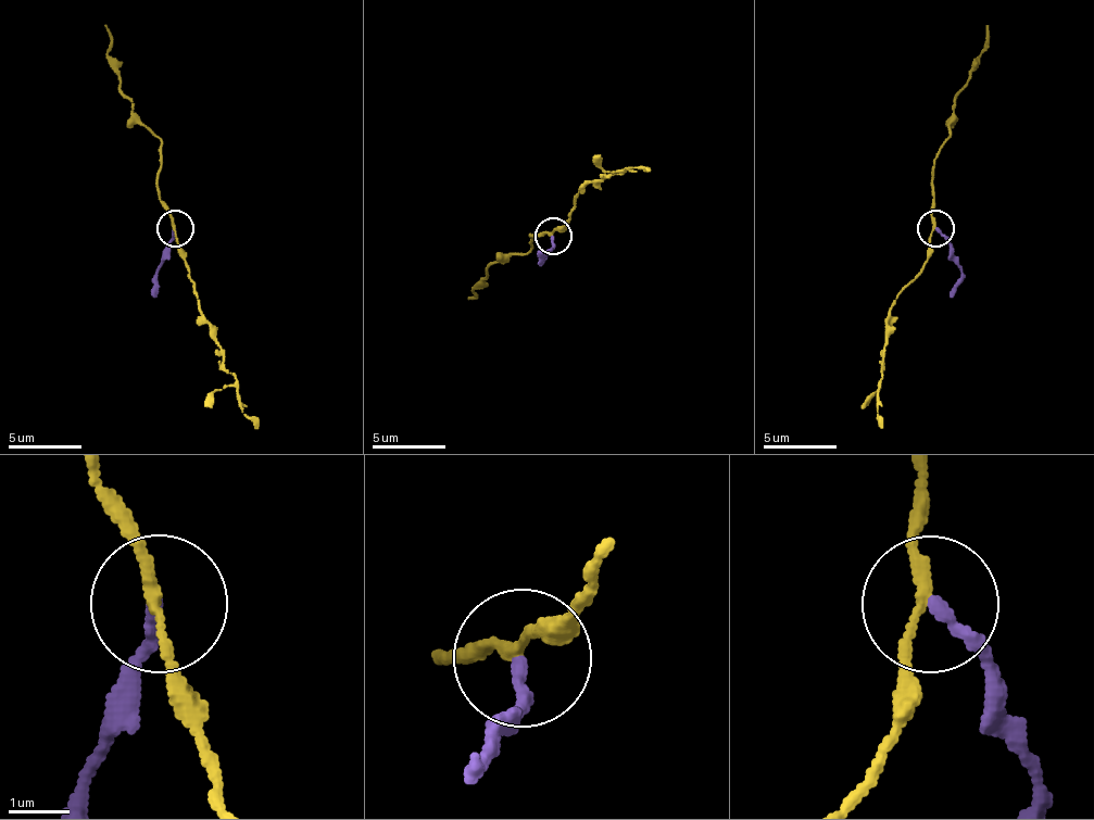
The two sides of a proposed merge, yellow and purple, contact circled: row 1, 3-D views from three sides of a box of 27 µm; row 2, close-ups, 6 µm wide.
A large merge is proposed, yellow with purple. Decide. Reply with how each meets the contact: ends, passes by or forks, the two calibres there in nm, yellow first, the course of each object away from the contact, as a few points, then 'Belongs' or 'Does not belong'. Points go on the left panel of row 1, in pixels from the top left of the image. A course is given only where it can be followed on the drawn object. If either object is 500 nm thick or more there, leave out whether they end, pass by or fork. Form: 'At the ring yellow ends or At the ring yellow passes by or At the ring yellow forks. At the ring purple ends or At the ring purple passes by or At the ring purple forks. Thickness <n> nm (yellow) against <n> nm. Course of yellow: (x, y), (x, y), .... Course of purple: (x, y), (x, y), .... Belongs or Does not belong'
At the ring yellow passes by. At the ring purple ends. Thickness 170 nm (yellow) against 220 nm. Course of yellow: (176, 227), (158, 187), (160, 139), (122, 91), (103, 25). Course of purple: (176, 227), (167, 242), (167, 257), (154, 273), (152, 298). Does not belong

